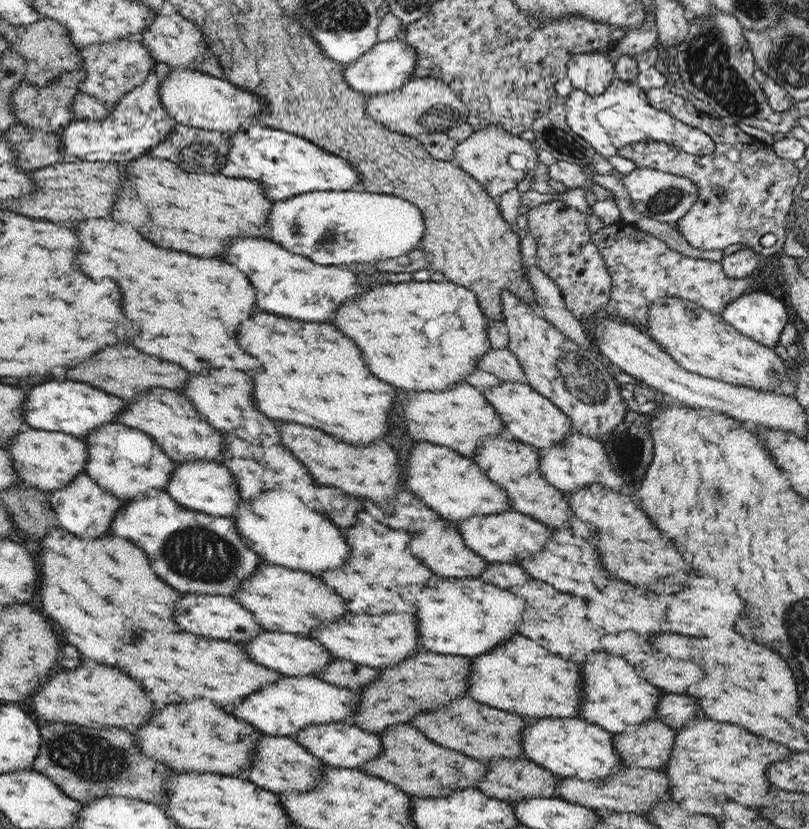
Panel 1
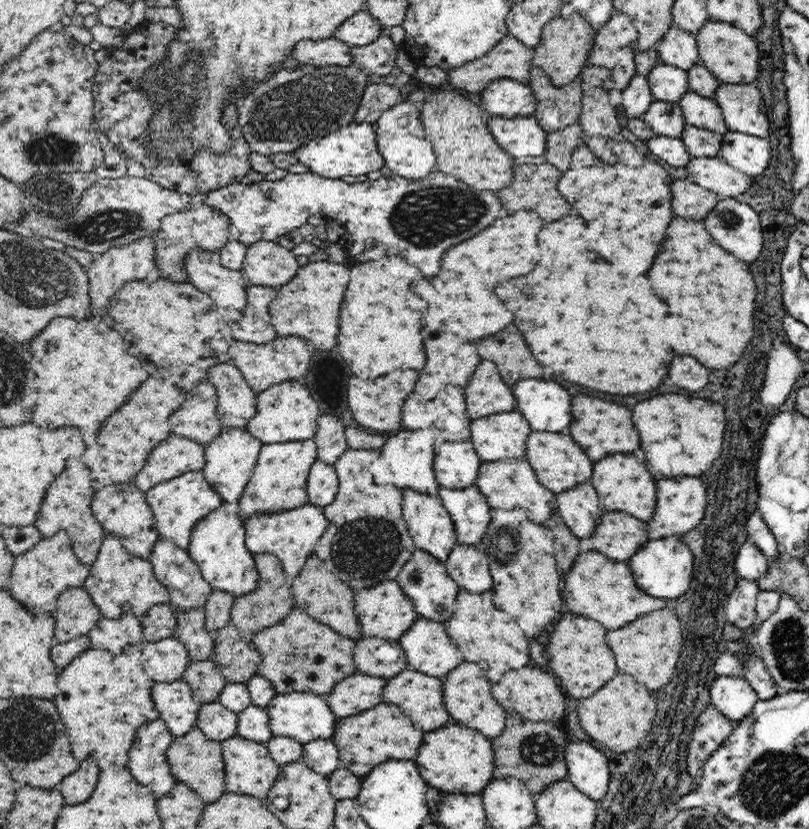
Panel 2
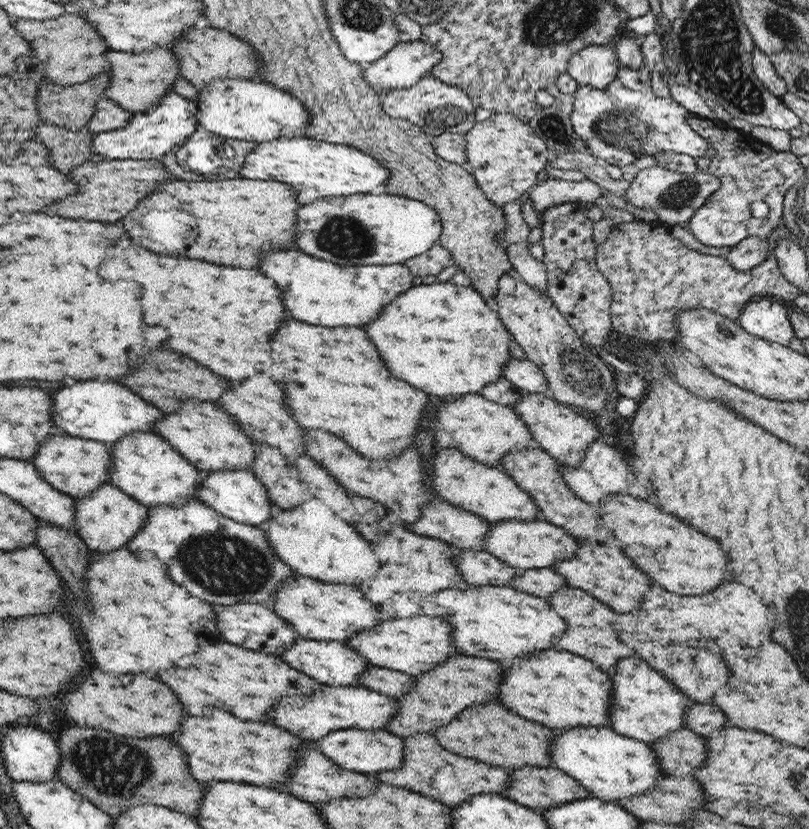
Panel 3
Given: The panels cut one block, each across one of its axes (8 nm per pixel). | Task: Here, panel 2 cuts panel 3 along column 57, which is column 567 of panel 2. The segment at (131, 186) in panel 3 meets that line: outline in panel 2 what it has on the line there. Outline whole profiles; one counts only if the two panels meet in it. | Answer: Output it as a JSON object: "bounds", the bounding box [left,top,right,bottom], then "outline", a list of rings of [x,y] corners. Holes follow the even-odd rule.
{"bounds":[496,163,572,222],"outline":[[[550,163],[514,166],[513,181],[506,188],[496,192],[497,199],[509,214],[522,210],[536,211],[544,220],[554,222],[556,218],[562,218],[572,212],[572,206],[568,206],[568,202],[564,202],[564,198],[556,194],[556,182],[560,180],[562,172]]]}

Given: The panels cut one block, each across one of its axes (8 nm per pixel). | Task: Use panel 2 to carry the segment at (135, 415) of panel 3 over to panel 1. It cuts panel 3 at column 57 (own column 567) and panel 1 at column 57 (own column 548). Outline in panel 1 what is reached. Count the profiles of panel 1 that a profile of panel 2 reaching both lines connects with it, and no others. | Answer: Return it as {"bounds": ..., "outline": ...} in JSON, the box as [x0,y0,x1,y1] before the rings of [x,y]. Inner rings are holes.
{"bounds":[23,382,127,440],"outline":[[[46,382],[30,390],[30,408],[23,406],[25,421],[36,430],[48,430],[74,435],[84,440],[95,428],[116,423],[127,408],[127,400],[107,393],[85,382]]]}

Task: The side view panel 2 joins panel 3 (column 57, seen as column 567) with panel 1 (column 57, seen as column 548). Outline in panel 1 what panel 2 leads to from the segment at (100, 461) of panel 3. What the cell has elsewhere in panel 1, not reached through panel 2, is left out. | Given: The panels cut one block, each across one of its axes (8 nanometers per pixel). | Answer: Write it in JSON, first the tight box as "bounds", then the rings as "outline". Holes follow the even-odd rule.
{"bounds":[4,430,89,492],"outline":[[[22,430],[13,438],[13,444],[4,448],[11,452],[13,465],[24,482],[44,492],[64,489],[87,468],[89,448],[86,442],[74,435],[48,430]]]}

